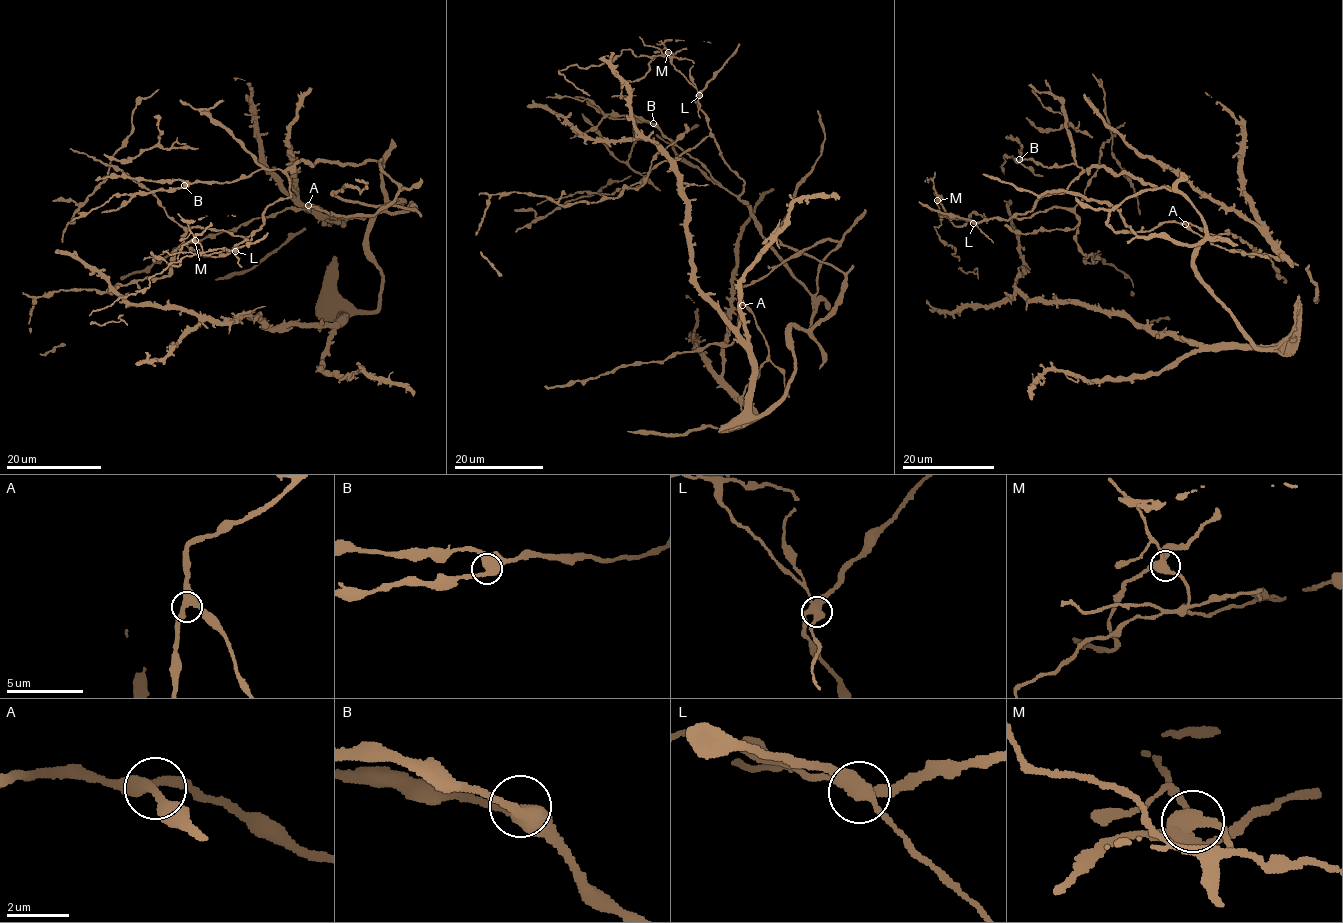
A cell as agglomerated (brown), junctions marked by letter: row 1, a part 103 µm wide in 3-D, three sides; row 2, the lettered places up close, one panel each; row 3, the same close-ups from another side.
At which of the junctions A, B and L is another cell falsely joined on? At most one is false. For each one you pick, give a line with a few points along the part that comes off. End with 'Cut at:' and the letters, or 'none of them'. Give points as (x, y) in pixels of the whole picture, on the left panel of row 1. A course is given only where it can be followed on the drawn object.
L: (236, 250), (184, 256), (154, 274), (148, 288), (89, 316), (99, 324), (122, 320), (127, 324)
Cut at: L

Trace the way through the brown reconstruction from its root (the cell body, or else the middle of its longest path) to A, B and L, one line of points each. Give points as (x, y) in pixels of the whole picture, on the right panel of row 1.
A: (1291, 342), (1259, 349), (1199, 277), (1205, 221), (1180, 194), (1142, 189), (1107, 221), (1130, 232), (1185, 224)
B: (1291, 342), (1259, 349), (1199, 277), (1194, 248), (1205, 221), (1177, 191), (1102, 167), (1019, 159)
L: (1291, 342), (1259, 349), (1199, 277), (1194, 248), (1205, 221), (1170, 188), (1091, 166), (1032, 211), (974, 223)

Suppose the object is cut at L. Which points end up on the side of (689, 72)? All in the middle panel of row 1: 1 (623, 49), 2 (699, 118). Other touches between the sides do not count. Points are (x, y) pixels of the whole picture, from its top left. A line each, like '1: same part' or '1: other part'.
1: same part
2: same part

